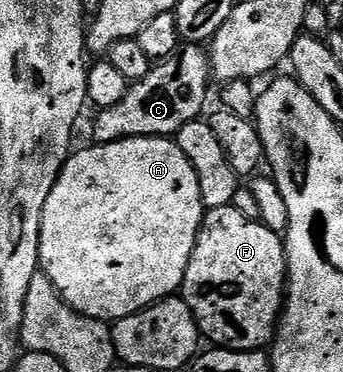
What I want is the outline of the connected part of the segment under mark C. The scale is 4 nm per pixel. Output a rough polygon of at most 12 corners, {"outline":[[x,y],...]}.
{"outline":[[184,44],[118,106],[95,113],[95,143],[175,137],[201,119],[209,53]]}

